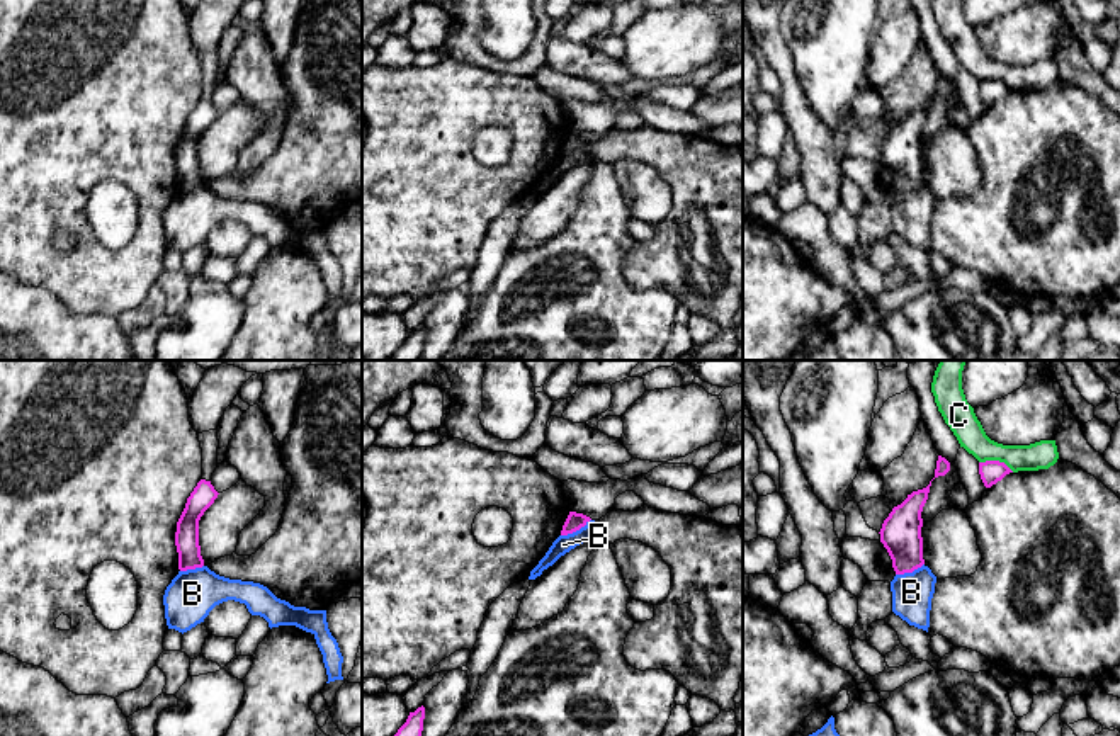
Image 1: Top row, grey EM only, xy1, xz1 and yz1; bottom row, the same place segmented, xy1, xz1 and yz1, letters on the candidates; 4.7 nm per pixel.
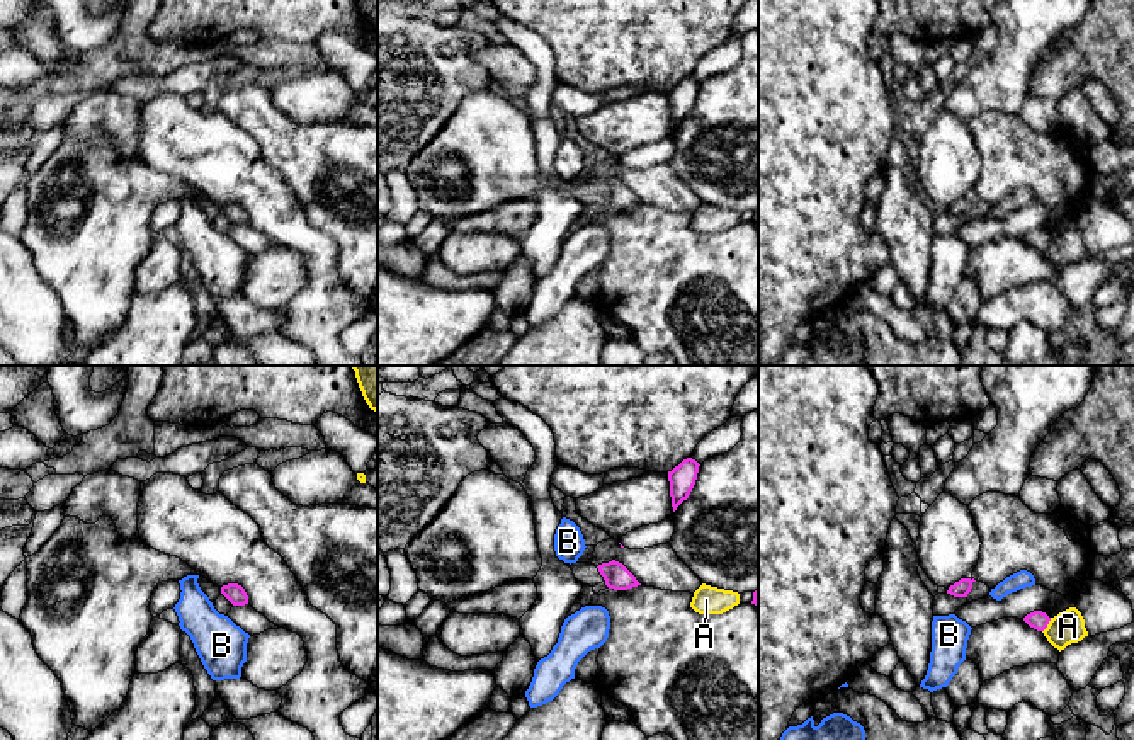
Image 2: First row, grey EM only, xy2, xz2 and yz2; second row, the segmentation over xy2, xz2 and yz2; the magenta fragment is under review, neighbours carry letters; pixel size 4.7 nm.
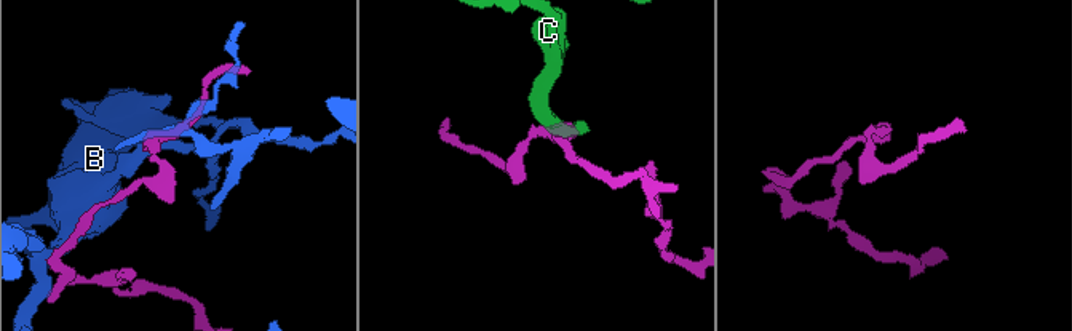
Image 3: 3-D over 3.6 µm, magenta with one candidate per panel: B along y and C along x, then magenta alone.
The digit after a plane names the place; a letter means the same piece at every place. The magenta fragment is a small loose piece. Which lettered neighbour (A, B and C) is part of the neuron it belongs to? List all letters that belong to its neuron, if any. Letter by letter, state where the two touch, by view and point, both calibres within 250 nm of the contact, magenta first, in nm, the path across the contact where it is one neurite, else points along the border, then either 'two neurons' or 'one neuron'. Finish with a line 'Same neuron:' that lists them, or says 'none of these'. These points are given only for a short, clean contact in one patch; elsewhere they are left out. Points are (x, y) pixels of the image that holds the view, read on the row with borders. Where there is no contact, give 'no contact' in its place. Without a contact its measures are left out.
A: yz2 (1048, 623) | 90/160 nm | along yz2 (1051, 618), (1043, 631) | two neurons
B: xz1 (575, 531) | 80/90 nm | along xz1 (590, 519), (578, 529), (561, 536) | two neurons
C: yz1 (996, 461) | 110/140 nm | along yz1 (979, 461), (1003, 461), (1013, 471) | two neurons
Same neuron: none of these

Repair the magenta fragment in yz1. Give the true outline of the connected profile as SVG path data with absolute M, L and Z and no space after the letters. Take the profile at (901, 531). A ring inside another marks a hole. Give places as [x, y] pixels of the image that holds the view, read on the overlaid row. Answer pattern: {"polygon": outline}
{"polygon": "M931 481L926 488L913 491L892 508L880 529L880 542L887 549L896 575L913 573L925 564L921 512L928 500Z"}

